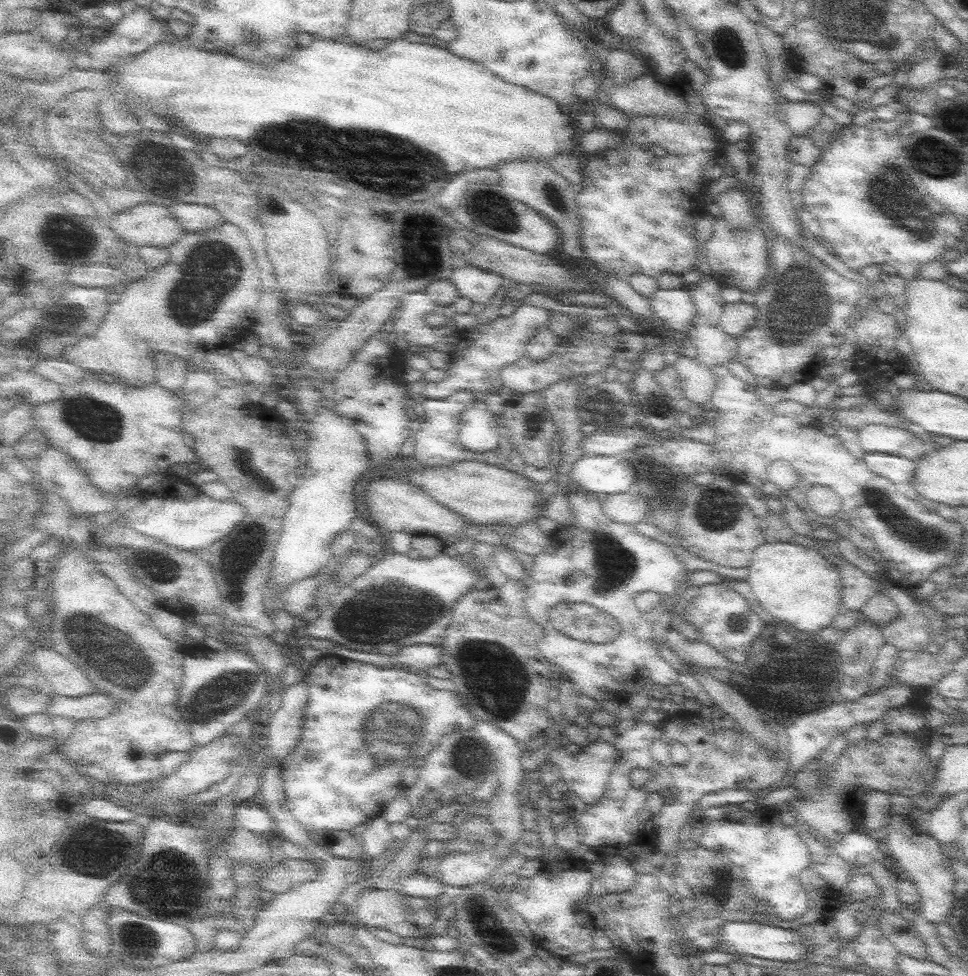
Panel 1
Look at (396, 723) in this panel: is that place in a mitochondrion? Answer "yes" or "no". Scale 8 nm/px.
yes

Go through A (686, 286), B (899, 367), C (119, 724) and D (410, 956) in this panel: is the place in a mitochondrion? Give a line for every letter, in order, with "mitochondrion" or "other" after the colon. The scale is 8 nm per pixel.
A: other
B: other
C: other
D: other

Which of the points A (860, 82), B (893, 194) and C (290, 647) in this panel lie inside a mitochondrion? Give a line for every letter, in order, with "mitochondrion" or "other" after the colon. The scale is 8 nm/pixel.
A: other
B: mitochondrion
C: other

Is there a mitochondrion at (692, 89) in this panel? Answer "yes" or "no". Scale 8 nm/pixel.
no

